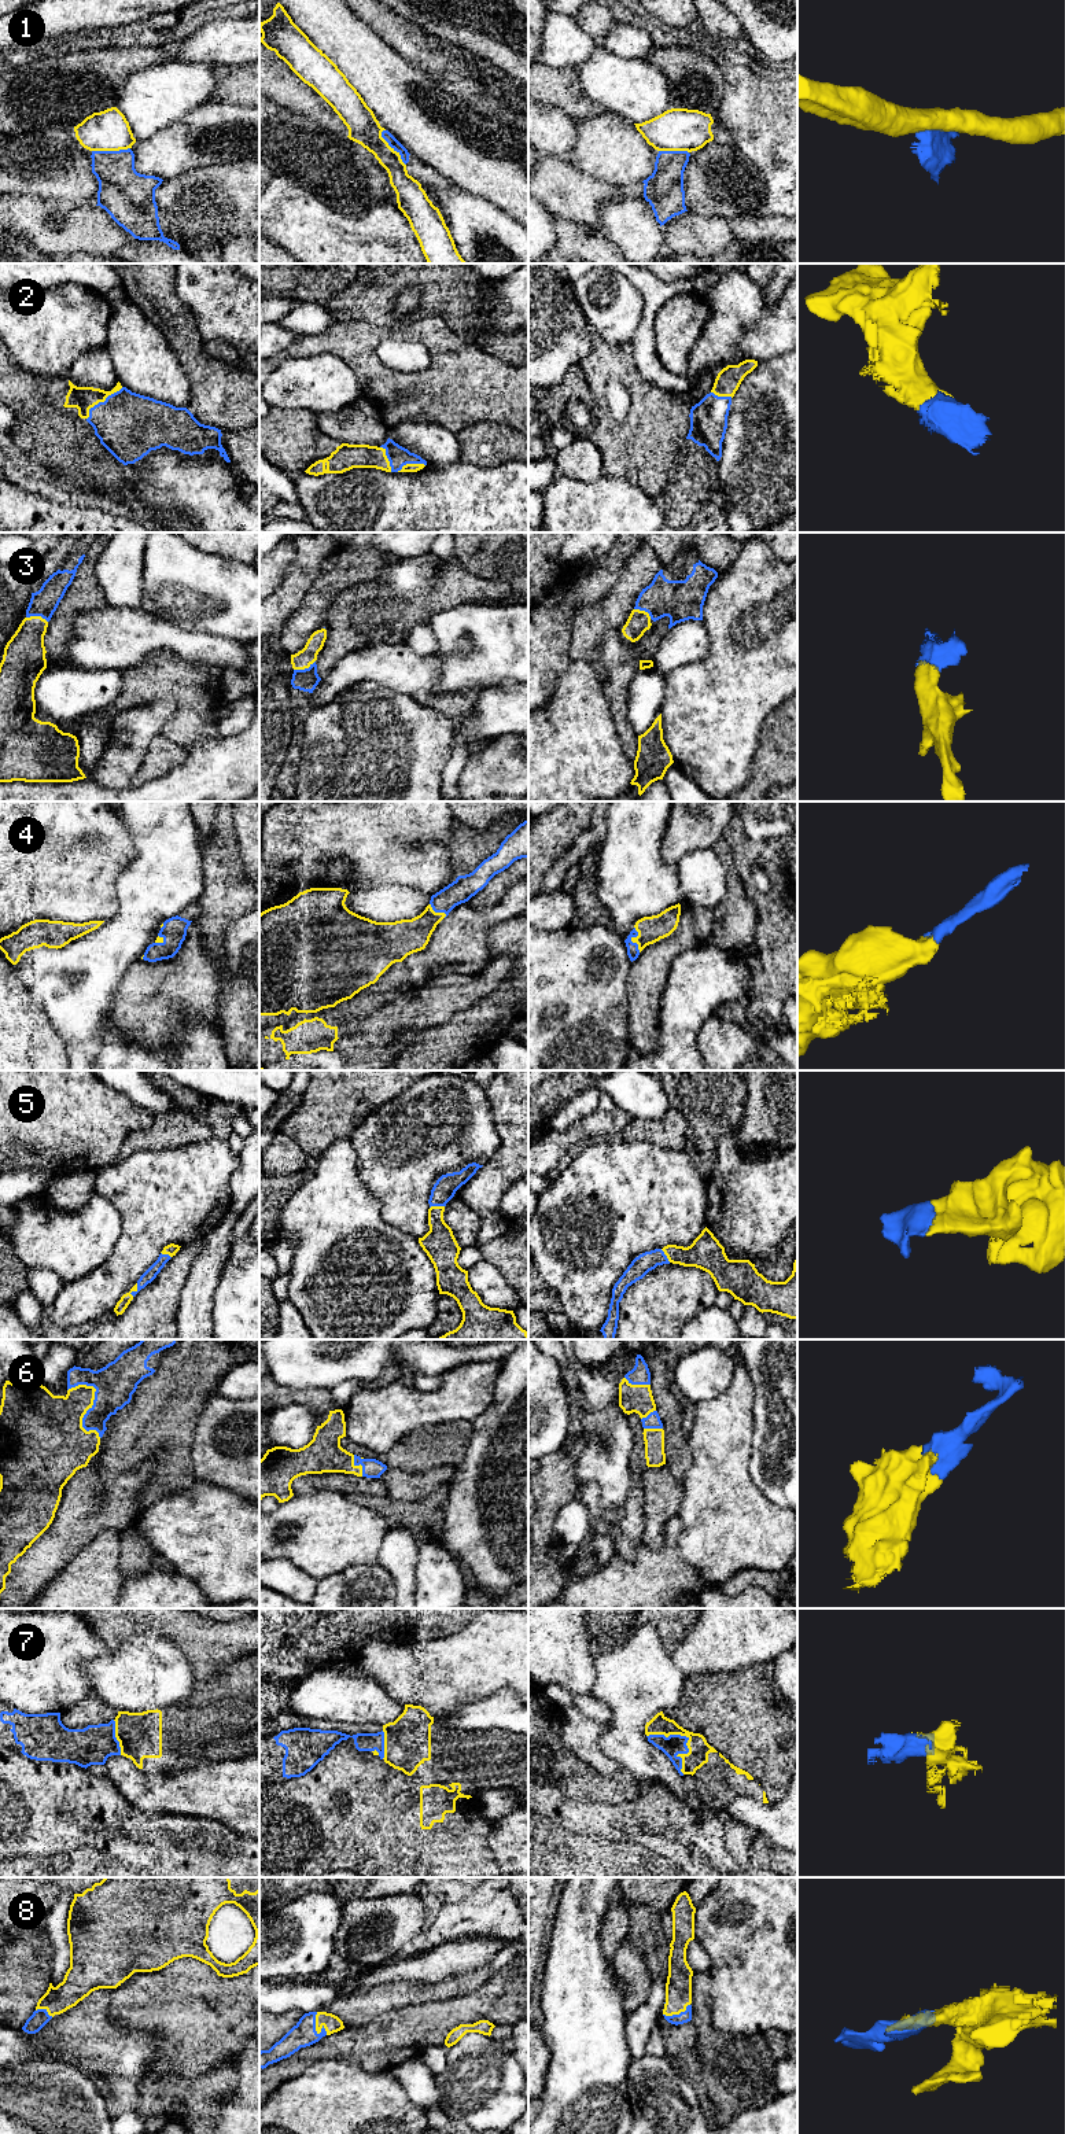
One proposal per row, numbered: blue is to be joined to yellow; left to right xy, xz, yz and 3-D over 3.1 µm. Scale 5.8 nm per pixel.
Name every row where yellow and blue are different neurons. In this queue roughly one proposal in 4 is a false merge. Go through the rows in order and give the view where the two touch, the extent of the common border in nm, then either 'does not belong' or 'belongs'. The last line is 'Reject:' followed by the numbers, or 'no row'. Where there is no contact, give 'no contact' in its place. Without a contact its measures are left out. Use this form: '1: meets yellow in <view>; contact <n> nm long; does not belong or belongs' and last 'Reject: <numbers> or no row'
1: meets yellow in xz; contact 260 nm long; does not belong
2: meets yellow in xy; contact 280 nm long; belongs
3: meets yellow in xz; contact 140 nm long; belongs
4: meets yellow in yz; contact 160 nm long; belongs
5: meets yellow in xy; contact 90 nm long; belongs
6: meets yellow in xy; contact 340 nm long; belongs
7: meets yellow in yz; contact 320 nm long; belongs
8: meets yellow in xz; contact 150 nm long; belongs
Reject: 1

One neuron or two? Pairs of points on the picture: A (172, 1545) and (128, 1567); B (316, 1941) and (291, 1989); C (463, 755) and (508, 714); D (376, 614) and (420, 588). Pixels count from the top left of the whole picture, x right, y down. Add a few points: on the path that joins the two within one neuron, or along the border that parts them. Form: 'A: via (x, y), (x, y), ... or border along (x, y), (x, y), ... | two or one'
A: border along (136, 1529), (165, 1559) | two
B: border along (306, 1979), (273, 1983) | two
C: via (464, 740), (493, 715) | one
D: via (387, 608), (409, 592) | one

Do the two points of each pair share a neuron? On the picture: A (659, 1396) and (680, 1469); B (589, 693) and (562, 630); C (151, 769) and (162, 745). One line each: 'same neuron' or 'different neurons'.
A: same neuron
B: different neurons
C: same neuron

